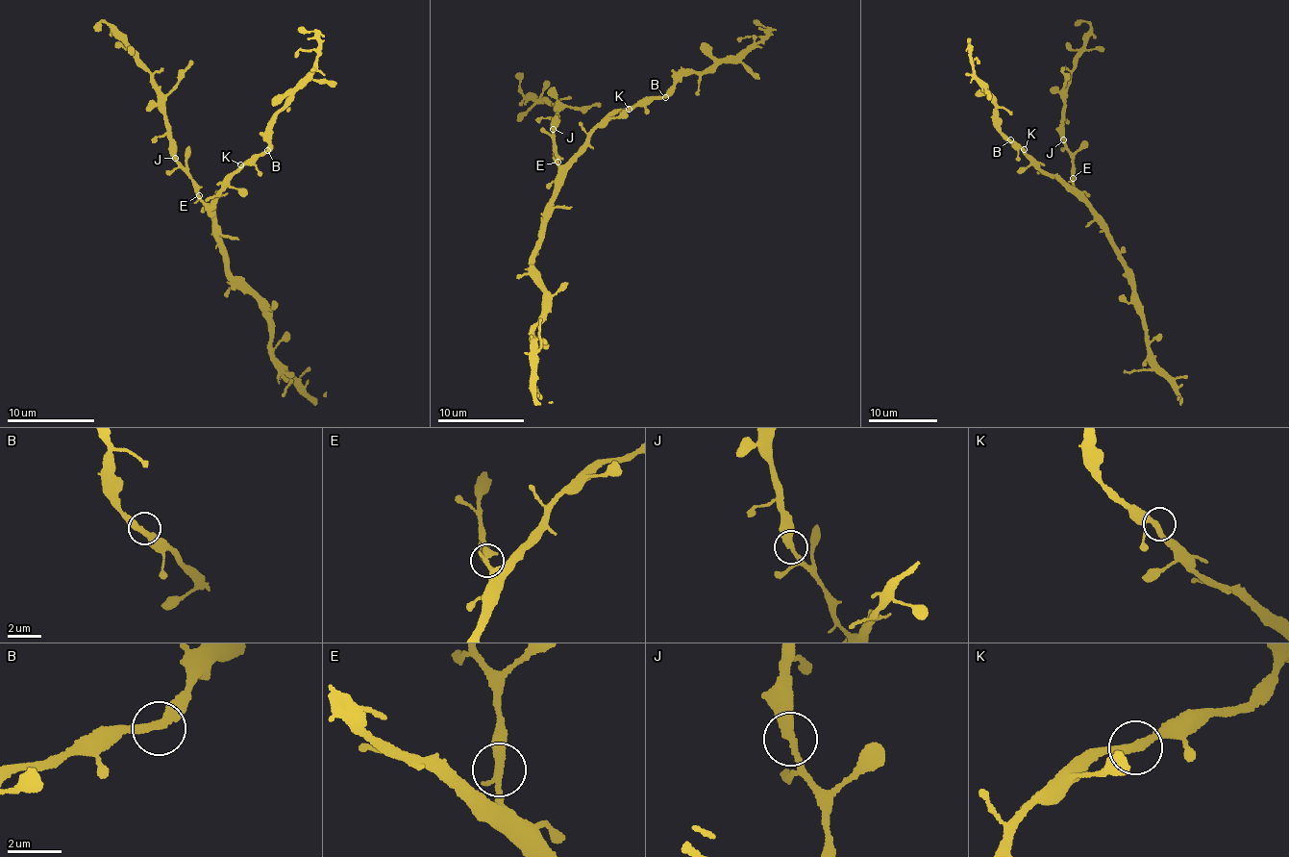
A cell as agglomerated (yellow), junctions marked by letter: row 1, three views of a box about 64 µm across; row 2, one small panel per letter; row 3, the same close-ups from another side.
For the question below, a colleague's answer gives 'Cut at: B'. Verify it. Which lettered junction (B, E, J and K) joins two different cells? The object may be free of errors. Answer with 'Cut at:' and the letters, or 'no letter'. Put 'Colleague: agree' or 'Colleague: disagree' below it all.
Cut at: no letter
Colleague: disagree

